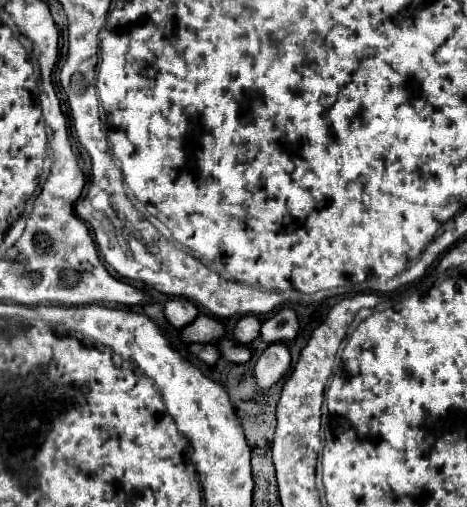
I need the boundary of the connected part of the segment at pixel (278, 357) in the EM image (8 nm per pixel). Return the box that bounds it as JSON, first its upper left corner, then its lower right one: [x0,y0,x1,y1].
[254,342,290,390]

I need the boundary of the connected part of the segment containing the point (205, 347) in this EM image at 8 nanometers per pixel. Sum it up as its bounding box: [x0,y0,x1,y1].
[188,342,220,366]

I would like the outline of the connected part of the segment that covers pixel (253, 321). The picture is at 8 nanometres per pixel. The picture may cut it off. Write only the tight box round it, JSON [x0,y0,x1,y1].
[234,316,262,344]

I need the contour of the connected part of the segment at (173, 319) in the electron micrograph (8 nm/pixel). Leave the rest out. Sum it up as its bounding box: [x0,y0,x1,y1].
[164,298,198,328]

